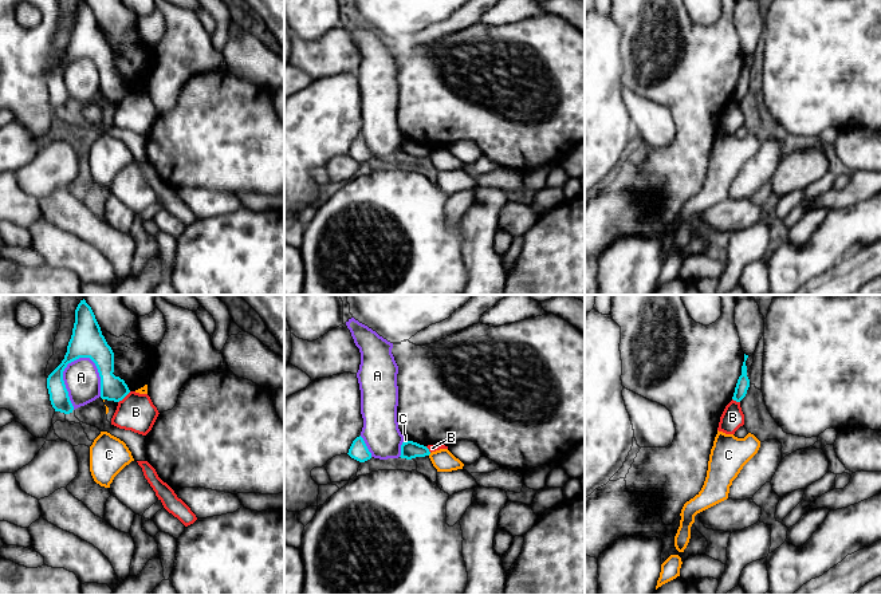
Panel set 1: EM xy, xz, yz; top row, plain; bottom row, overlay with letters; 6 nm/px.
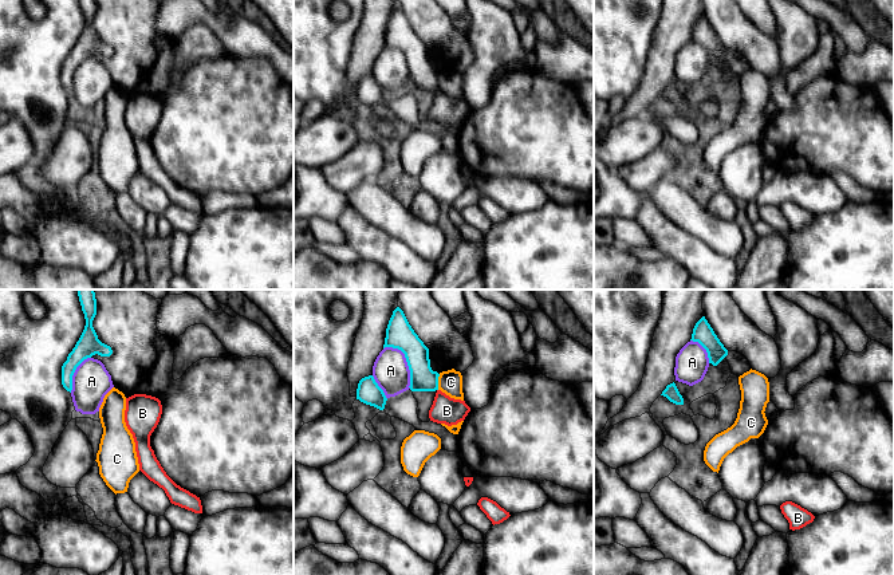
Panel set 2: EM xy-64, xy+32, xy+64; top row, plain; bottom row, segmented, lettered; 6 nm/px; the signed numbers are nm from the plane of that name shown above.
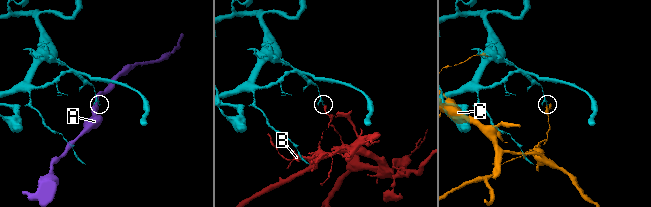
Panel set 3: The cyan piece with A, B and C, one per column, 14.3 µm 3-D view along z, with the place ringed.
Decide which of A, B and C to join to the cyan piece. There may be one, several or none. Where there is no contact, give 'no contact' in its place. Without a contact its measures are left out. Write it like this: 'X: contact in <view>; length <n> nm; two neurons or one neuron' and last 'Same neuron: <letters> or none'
A: contact in xy; length 340 nm; two neurons
B: contact in xy; length 100 nm; two neurons
C: contact in xz; length 30 nm; two neurons
Same neuron: none

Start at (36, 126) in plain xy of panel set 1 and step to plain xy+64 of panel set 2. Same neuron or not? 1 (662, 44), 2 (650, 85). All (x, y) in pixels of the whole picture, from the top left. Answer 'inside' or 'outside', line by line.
1: outside
2: outside

